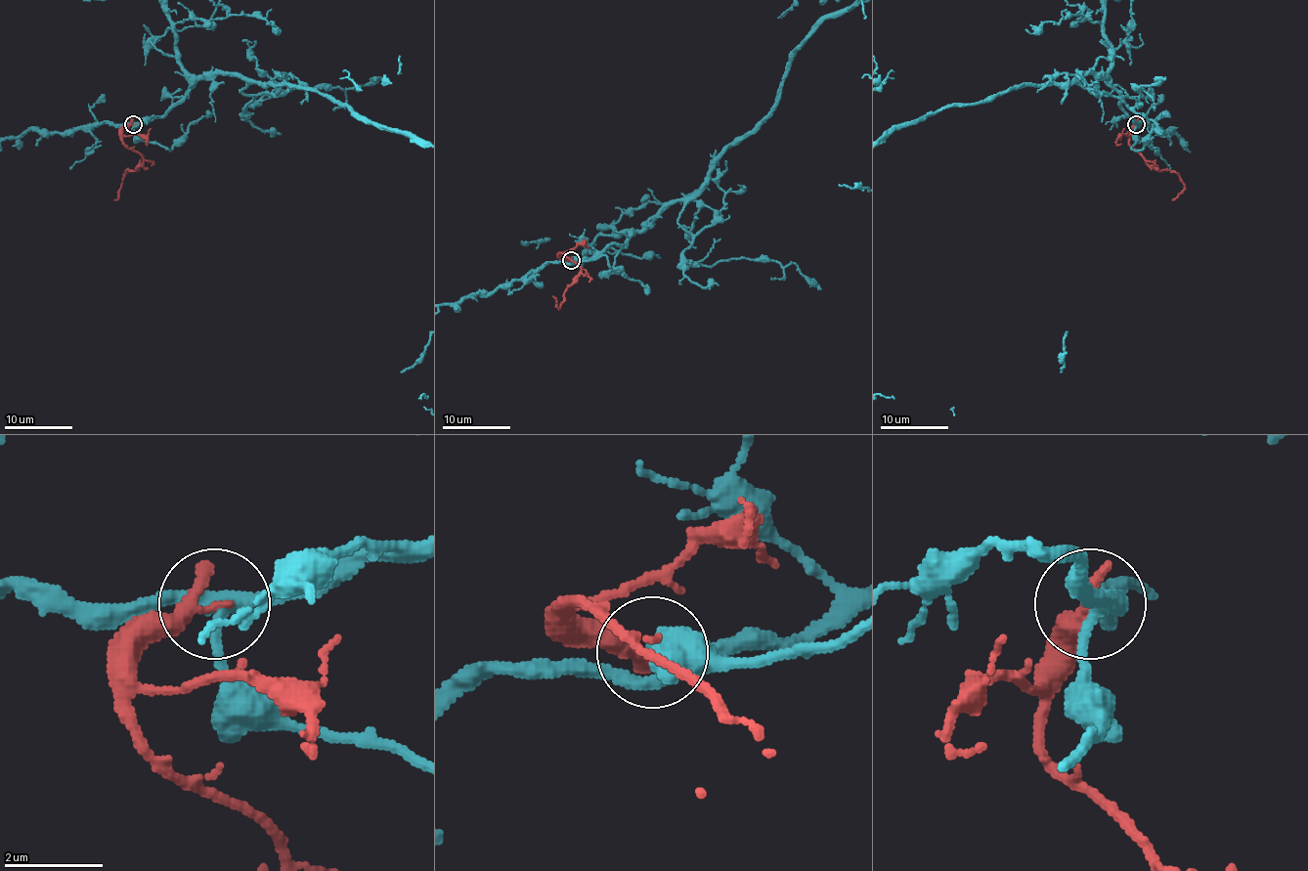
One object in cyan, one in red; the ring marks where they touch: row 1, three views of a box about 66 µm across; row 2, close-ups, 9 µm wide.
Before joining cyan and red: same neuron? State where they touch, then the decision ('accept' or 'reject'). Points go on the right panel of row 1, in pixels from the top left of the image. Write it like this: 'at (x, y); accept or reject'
at (1136, 124); reject

